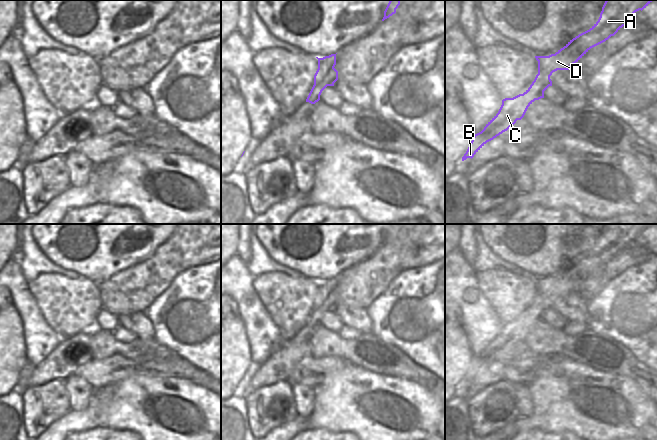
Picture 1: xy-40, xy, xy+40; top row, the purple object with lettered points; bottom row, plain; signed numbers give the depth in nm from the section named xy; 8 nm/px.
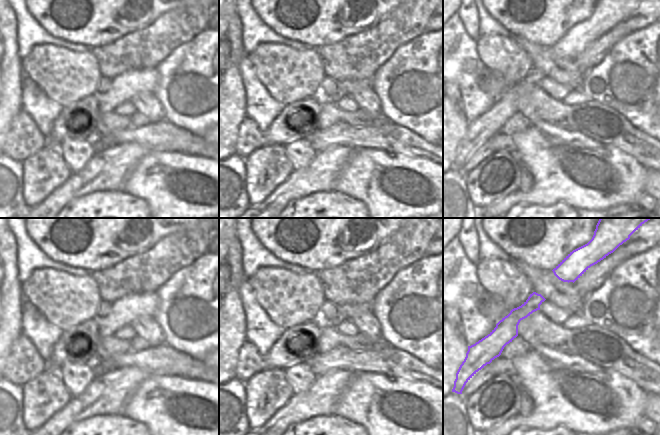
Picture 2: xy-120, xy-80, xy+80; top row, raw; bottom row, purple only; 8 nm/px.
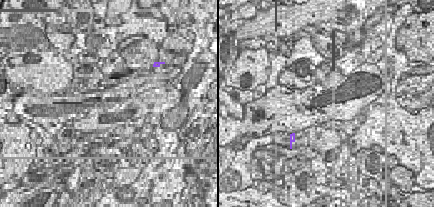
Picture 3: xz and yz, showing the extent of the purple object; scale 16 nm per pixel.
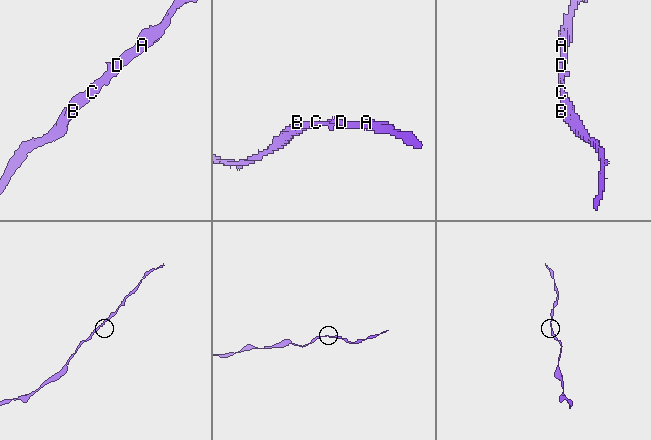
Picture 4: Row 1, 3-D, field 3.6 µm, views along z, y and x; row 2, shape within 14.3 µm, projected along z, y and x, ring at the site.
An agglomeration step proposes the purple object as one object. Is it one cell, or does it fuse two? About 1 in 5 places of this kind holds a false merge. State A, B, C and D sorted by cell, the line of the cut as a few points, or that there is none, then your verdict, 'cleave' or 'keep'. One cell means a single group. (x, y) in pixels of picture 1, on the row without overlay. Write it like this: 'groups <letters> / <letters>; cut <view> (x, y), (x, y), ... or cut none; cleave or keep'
groups A B C D; cut none; keep

